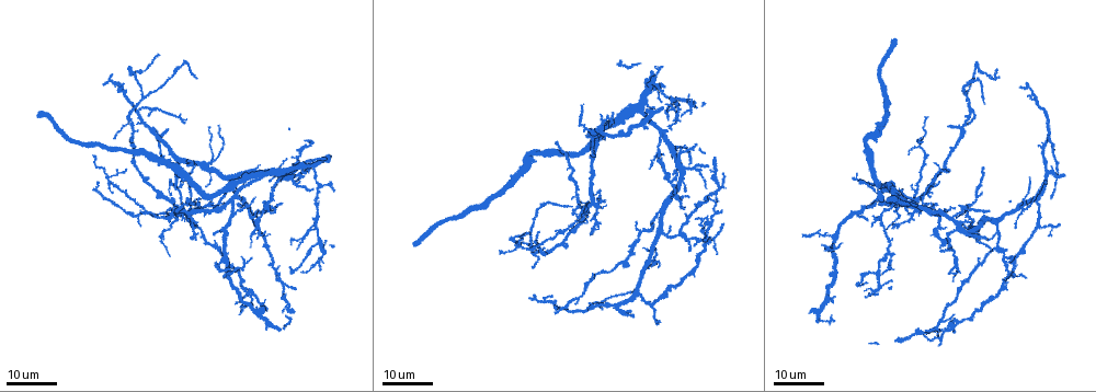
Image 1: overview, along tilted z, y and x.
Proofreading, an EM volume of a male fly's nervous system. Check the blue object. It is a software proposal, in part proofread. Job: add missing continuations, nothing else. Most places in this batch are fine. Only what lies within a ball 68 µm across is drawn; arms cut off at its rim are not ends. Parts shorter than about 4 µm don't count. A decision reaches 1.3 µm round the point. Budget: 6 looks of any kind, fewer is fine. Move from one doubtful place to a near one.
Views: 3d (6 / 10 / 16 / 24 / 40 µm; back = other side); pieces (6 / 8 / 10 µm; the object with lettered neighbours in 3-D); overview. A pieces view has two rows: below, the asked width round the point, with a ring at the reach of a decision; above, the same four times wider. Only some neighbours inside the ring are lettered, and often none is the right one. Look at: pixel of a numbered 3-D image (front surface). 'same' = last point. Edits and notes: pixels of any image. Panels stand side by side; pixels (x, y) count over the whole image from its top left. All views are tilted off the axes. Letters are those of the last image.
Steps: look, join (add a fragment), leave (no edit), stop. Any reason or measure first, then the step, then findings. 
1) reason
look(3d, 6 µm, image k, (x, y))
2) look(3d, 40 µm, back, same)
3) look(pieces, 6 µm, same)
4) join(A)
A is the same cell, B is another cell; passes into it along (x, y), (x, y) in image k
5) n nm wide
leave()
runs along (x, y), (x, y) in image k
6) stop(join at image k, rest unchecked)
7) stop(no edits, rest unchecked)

branch stops here
look(3d, 24 µm, image 1, (238, 205))

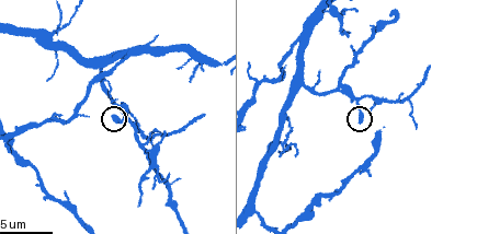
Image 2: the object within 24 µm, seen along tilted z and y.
see the neighbours
look(pieces, 8 µm, image 2, (115, 117))

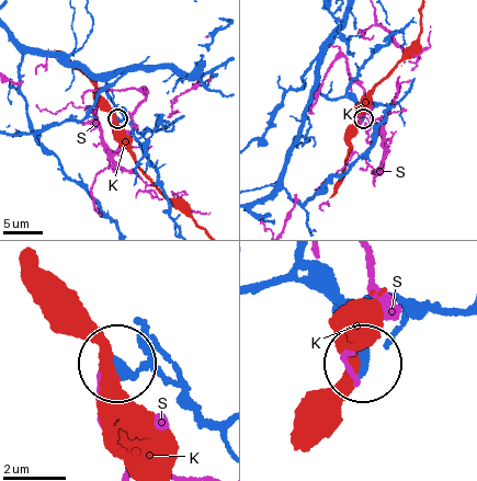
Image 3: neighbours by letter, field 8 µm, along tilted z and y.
leave()
K and S are other cells; none of them fits

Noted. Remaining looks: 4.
thin end
look(3d, 24 µm, image 1, (875, 204))

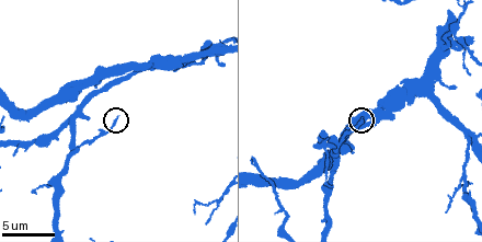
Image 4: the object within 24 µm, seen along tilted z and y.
look(pieces, 10 µm, image 4, (117, 118))

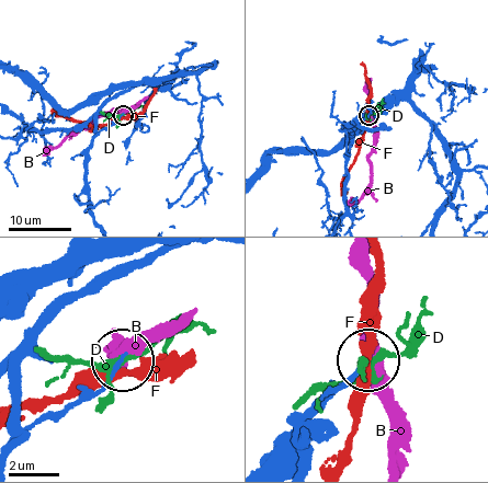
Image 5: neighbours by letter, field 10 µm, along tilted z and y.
130 nm wide
leave()
B, D and F are other cells; runs along (148, 83), (108, 100), (98, 117), (98, 129), (122, 116) in image 5; no lettered fragment goes on from it

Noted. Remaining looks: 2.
branch stops here
look(3d, 16 µm, image 1, (803, 235))

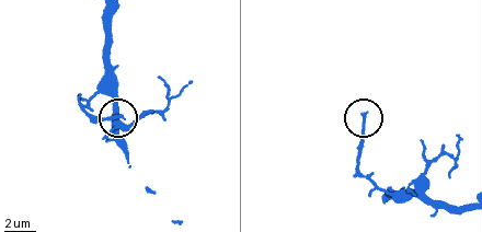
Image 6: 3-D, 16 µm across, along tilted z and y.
look(pieces, 6 µm, image 6, (362, 113))

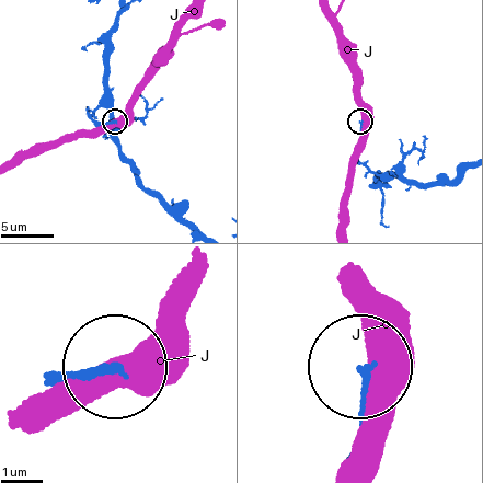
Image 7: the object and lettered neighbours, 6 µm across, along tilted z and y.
leave()
J is another cell; runs along (116, 19), (102, 100), (91, 116), (104, 124), (114, 121) in image 7; no lettered fragment goes on from it

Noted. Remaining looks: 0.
stop(no edits, rest unchecked)

